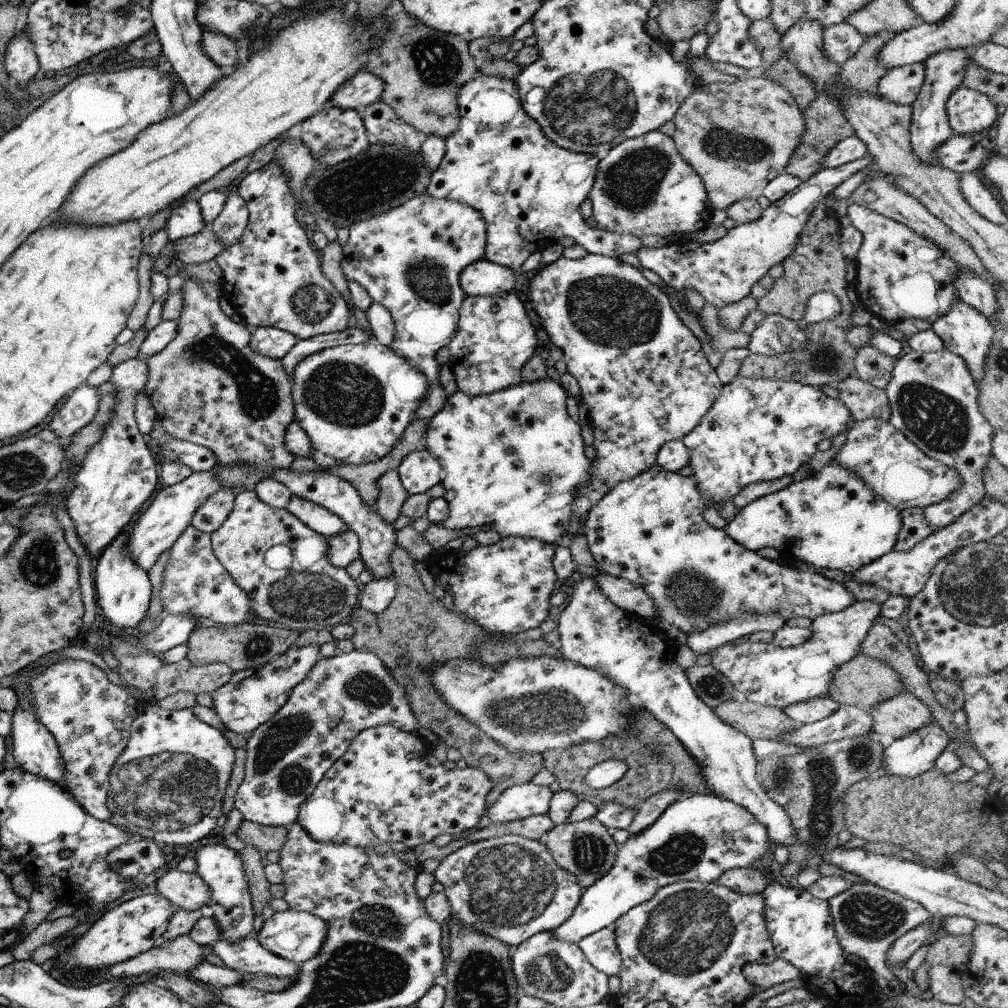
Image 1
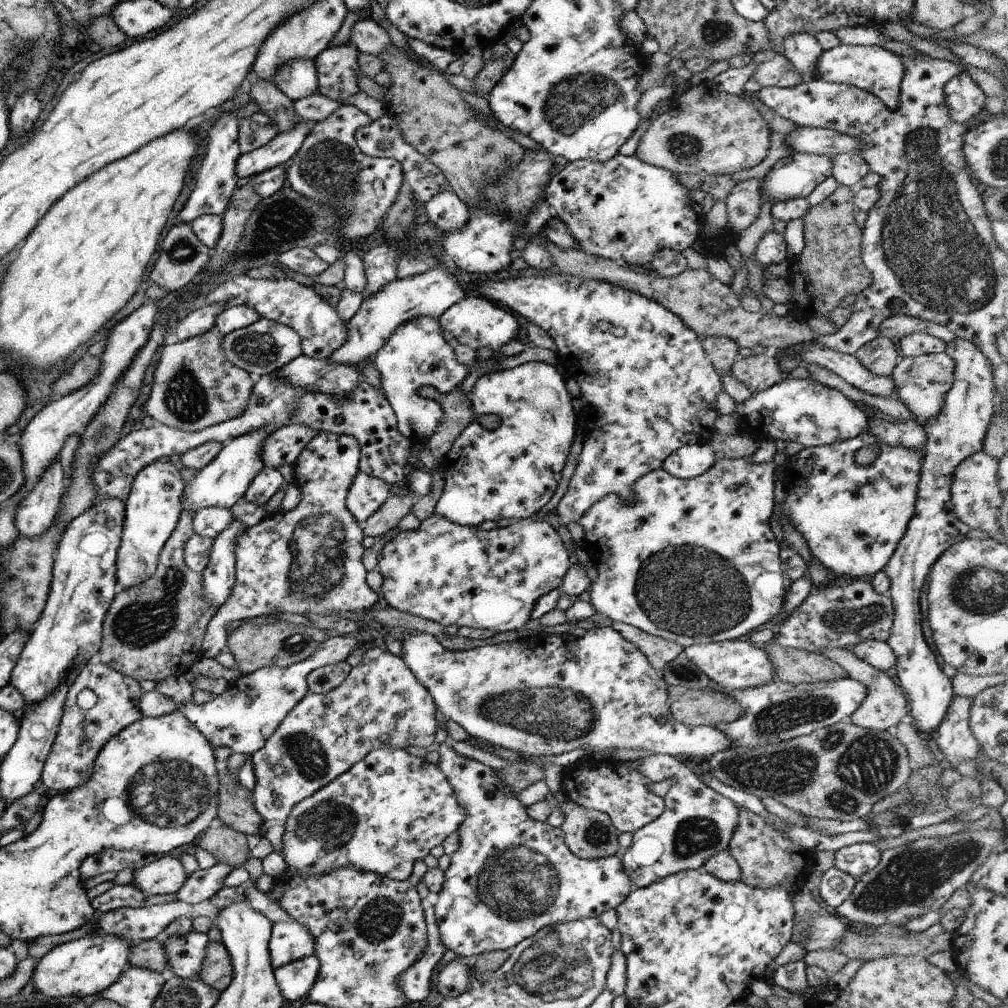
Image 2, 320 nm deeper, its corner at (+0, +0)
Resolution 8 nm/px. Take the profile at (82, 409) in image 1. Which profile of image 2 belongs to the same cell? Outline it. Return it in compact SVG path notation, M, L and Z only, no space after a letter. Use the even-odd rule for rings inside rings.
M53 461L42 474L37 484L33 487L31 492L28 492L20 504L16 507L15 522L18 534L21 537L34 539L45 534L45 531L52 525L54 517L58 513L60 507L60 496L64 492L63 482L64 476L62 474L61 465L57 461Z

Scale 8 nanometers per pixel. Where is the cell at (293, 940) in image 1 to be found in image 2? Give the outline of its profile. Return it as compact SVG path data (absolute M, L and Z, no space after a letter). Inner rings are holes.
M297 921L272 923L268 942L268 957L274 971L284 964L314 954L314 936Z

